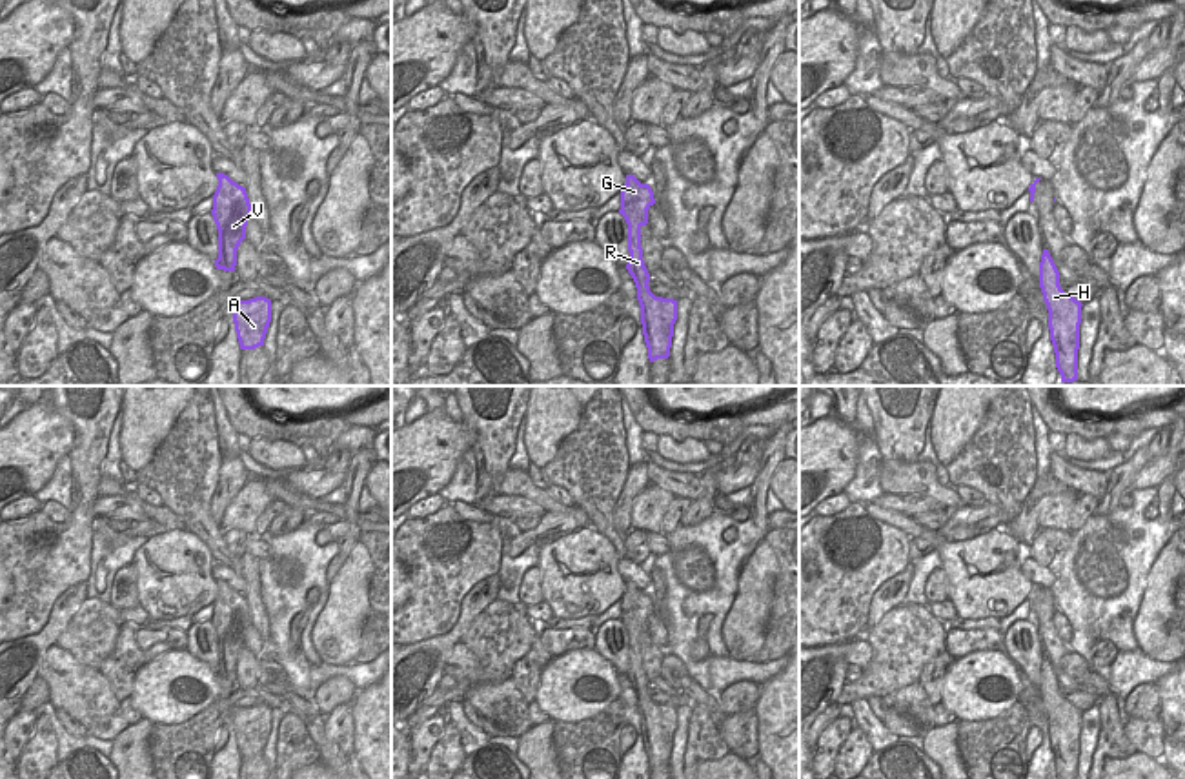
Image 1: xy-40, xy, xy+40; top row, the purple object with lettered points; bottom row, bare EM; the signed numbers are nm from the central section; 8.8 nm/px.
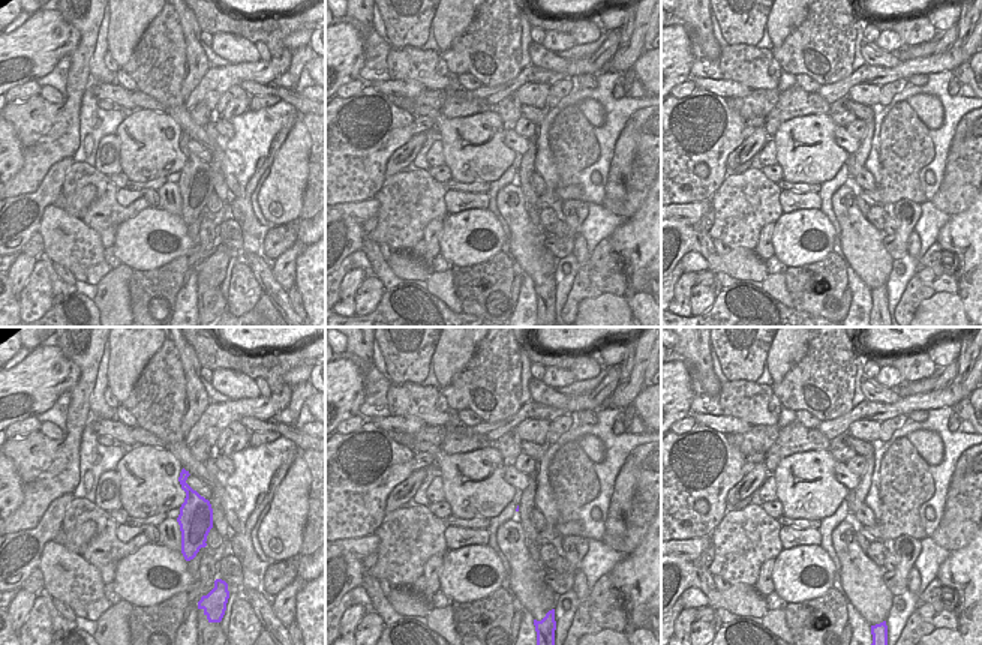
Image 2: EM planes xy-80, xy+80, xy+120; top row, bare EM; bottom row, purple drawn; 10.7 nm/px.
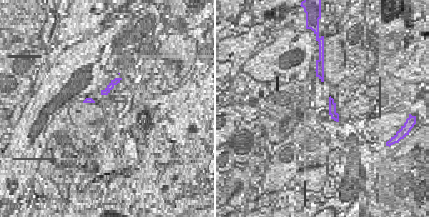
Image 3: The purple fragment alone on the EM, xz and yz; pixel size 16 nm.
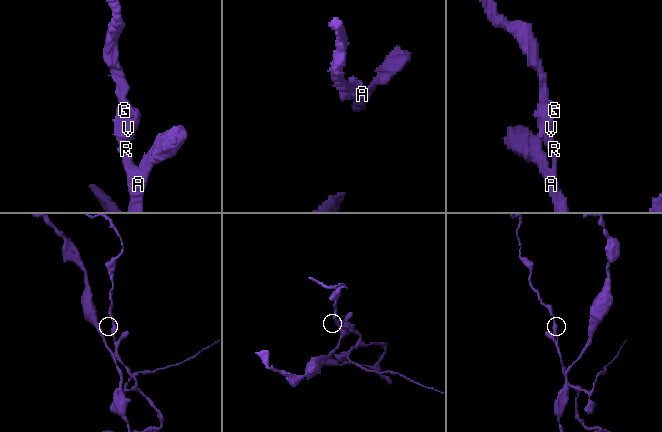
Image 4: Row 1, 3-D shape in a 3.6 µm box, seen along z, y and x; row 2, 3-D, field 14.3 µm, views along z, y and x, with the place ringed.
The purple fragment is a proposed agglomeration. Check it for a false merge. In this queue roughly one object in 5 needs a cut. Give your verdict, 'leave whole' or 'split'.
leave whole

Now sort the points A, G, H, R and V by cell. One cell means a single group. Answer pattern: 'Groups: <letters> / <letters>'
Groups: A G H R V

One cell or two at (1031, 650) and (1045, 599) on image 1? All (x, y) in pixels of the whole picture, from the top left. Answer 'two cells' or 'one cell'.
two cells

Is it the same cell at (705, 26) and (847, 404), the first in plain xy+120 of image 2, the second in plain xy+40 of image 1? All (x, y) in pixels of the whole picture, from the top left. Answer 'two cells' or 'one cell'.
one cell

